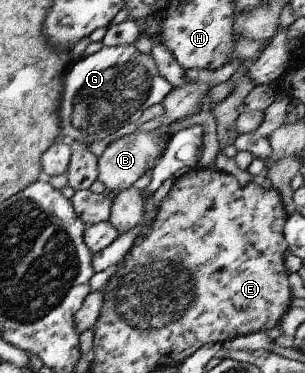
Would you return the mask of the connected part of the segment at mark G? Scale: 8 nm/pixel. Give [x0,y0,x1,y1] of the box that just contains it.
[59,44,172,145]

